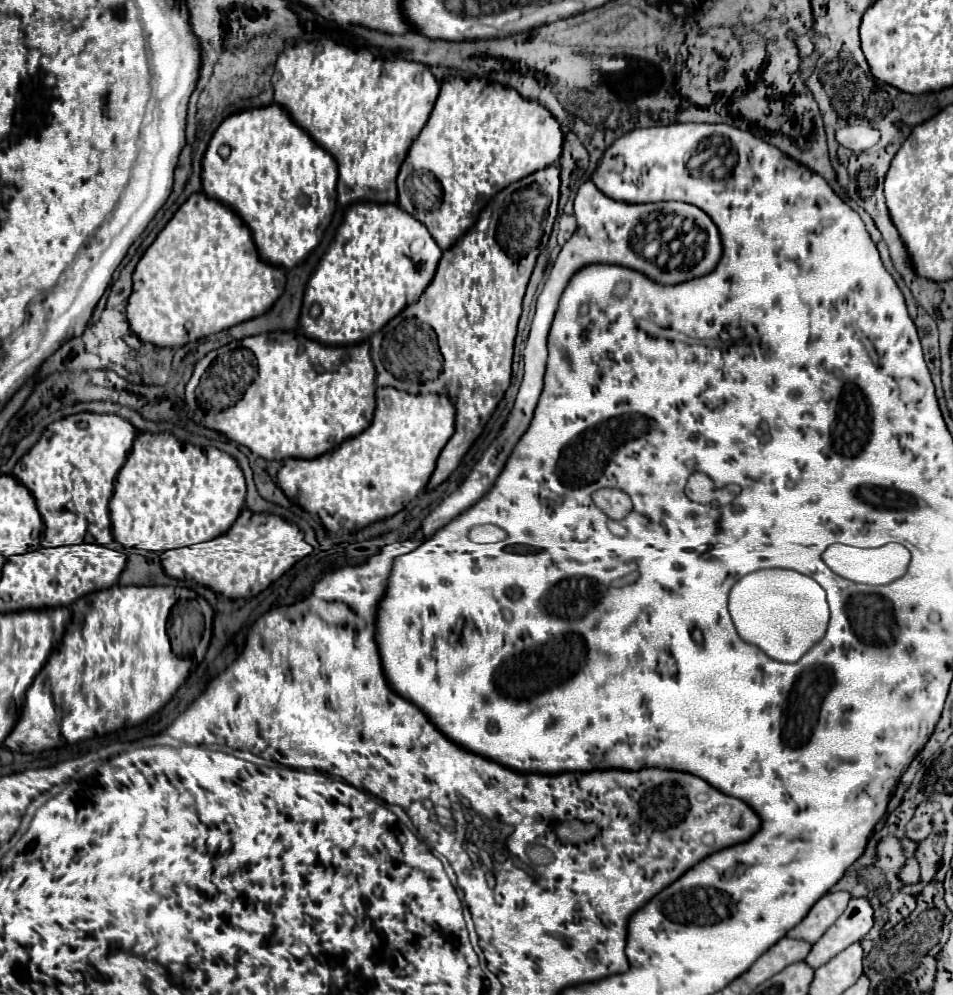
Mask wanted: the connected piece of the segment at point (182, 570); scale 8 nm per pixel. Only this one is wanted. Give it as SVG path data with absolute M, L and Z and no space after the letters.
M242 509L236 523L226 533L222 533L222 535L218 535L218 537L206 541L206 543L196 543L192 547L180 547L180 549L174 549L174 551L166 551L160 557L162 557L164 569L170 577L190 579L190 581L196 581L196 583L202 583L202 585L210 587L216 593L222 593L230 599L236 599L236 597L258 595L272 581L282 577L296 561L310 555L310 551L312 551L312 547L304 541L302 531L292 521L282 519L278 515L272 515L272 513L254 513L250 509Z

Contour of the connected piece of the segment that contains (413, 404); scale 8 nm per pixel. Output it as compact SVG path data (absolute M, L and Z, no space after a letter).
M378 387L374 419L366 431L320 457L286 459L278 471L278 485L306 511L316 513L328 533L366 527L404 509L406 501L428 485L436 459L454 433L454 415L448 395L410 395Z

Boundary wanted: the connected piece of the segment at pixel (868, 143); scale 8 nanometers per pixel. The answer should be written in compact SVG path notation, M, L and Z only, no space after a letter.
M848 125L844 129L836 131L836 141L852 151L866 151L874 147L880 139L878 129L870 125Z

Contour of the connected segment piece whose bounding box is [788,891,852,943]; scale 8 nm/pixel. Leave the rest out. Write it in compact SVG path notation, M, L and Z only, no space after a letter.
M838 891L838 893L826 893L816 905L810 909L810 913L794 927L790 929L788 937L794 939L806 939L810 943L816 943L830 925L844 913L848 901L850 901L848 891Z

